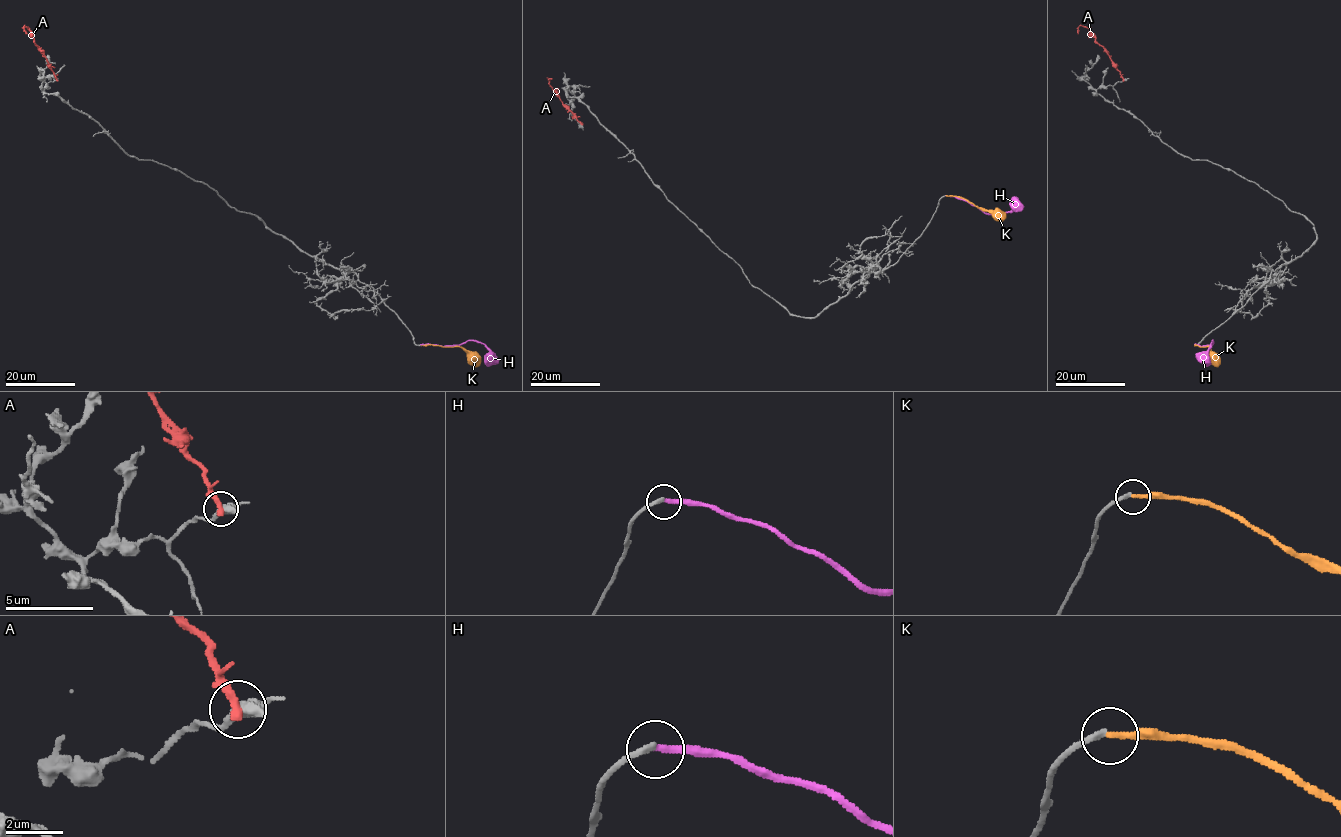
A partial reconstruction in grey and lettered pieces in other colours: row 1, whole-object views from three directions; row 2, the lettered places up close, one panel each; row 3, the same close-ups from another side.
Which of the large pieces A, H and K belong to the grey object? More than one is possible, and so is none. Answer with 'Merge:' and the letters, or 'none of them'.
Merge: K

